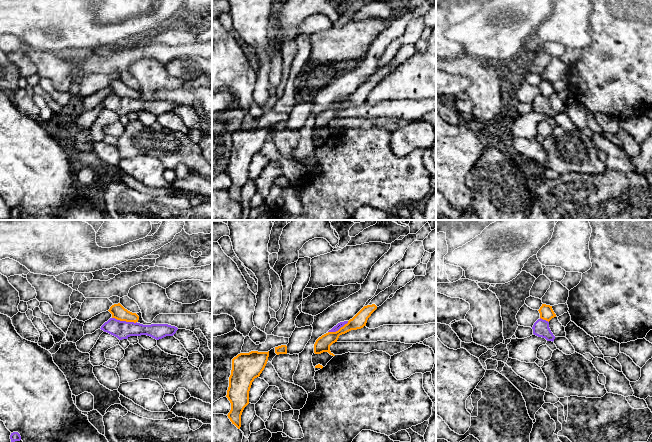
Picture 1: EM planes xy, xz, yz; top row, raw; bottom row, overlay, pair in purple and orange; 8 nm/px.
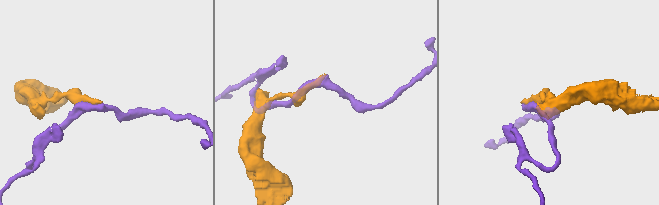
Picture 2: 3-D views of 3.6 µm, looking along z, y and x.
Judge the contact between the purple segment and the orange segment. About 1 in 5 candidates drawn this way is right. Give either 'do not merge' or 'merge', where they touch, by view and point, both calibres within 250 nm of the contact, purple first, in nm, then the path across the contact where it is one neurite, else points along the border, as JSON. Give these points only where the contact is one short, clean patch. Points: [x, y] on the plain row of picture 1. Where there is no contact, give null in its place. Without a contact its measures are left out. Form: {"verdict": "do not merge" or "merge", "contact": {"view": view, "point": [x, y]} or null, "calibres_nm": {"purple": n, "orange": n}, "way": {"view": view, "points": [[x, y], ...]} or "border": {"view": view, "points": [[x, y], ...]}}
{"verdict": "do not merge", "contact": {"view": "xy", "point": [124, 97]}, "calibres_nm": {"purple": 140, "orange": 120}, "border": {"view": "xy", "points": [[112, 93], [118, 96], [136, 98]]}}

